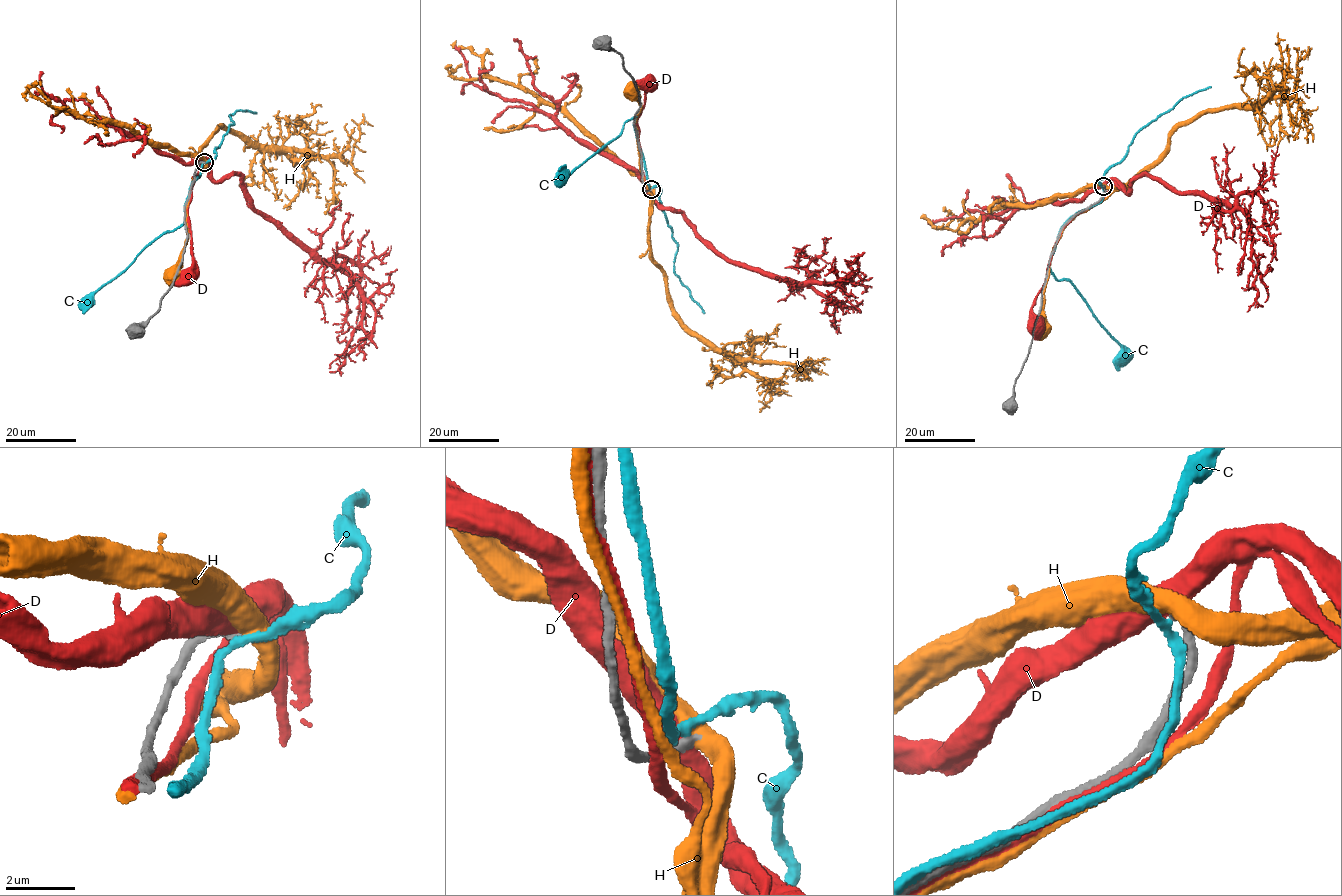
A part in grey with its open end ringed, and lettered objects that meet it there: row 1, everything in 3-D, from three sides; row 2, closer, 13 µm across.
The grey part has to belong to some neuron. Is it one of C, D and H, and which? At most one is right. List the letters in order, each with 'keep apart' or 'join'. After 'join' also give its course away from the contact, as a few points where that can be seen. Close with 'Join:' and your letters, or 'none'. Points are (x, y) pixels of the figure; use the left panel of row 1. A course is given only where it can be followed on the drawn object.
C: keep apart
D: keep apart
H: keep apart
Join: none

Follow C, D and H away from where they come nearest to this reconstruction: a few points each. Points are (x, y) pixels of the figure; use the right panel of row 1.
C: (1103, 186), (1102, 200), (1076, 212), (1061, 228), (1049, 269), (1056, 279), (1070, 280), (1126, 357)
D: (1104, 186), (1109, 181), (1106, 195), (1064, 227), (1052, 251), (1043, 287), (1032, 307), (1032, 317), (1038, 325)
H: (1103, 185), (1114, 191), (1072, 220), (1052, 251), (1039, 328)

